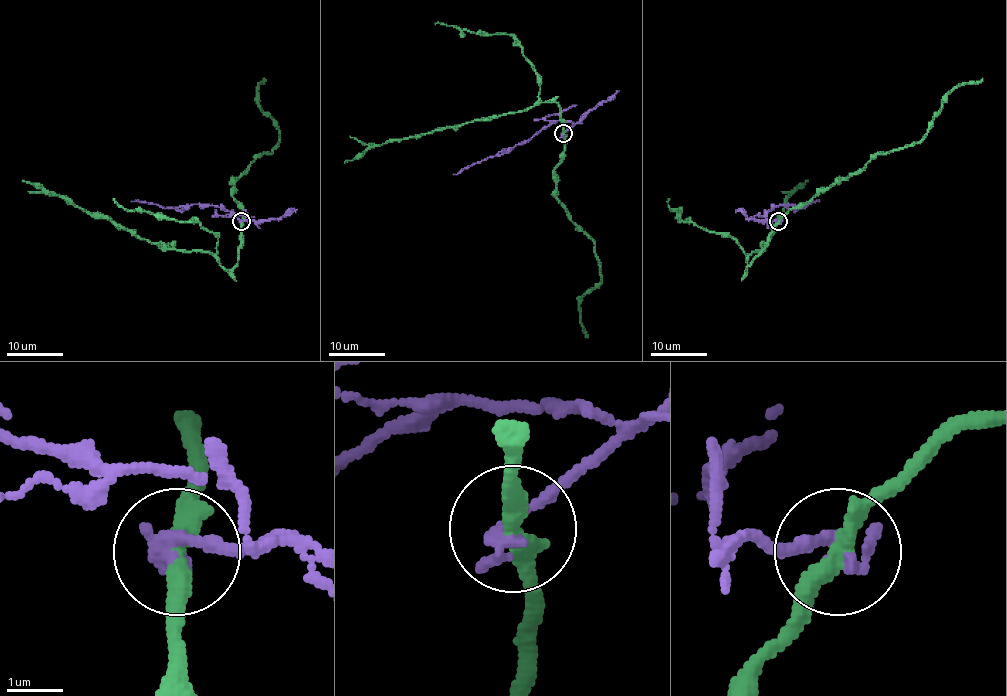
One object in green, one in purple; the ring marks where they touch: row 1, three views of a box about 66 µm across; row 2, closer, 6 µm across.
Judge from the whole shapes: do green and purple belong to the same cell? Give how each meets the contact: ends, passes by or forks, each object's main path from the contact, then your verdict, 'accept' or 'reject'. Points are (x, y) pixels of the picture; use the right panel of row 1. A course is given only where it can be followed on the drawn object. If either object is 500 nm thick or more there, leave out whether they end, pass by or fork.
green passes by; purple passes by; course green (778, 221), (768, 245), (747, 269), (747, 258), (760, 251), (771, 237), (785, 201), (808, 180); course purple (778, 221), (768, 220), (765, 214), (774, 207), (798, 205), (802, 208), (819, 201); reject

